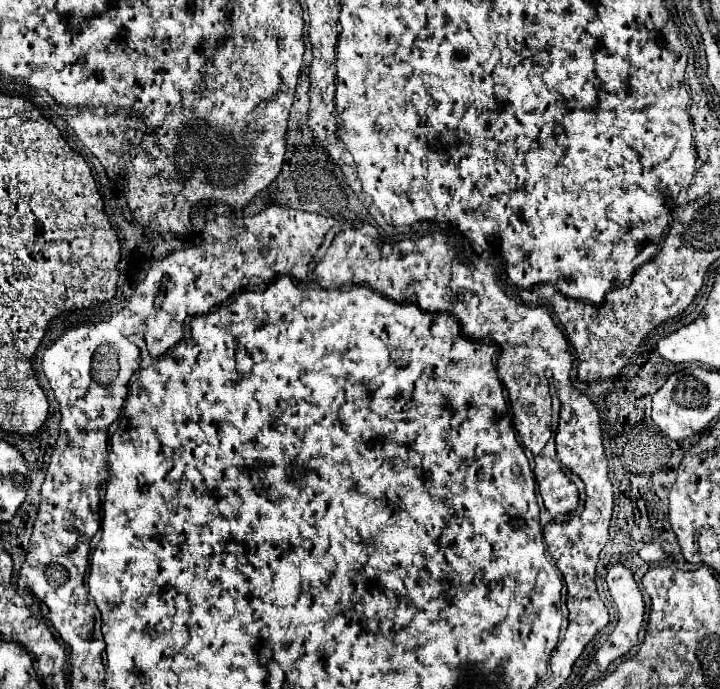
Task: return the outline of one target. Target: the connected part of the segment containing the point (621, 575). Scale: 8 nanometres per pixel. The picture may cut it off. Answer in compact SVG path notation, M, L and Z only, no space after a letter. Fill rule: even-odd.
M618 563L618 565L612 565L612 567L608 569L606 581L608 581L608 587L610 587L610 595L612 595L616 607L618 607L620 619L618 619L616 629L610 633L608 641L598 649L598 653L596 653L594 659L592 659L592 663L594 663L602 673L608 669L608 665L610 665L614 659L626 655L626 653L638 643L638 631L640 631L640 627L642 627L642 617L644 617L642 593L640 593L640 589L638 589L638 585L636 585L636 581L634 581L634 577L632 577L632 571L630 571L628 567L624 567L624 565L620 565L620 563Z

